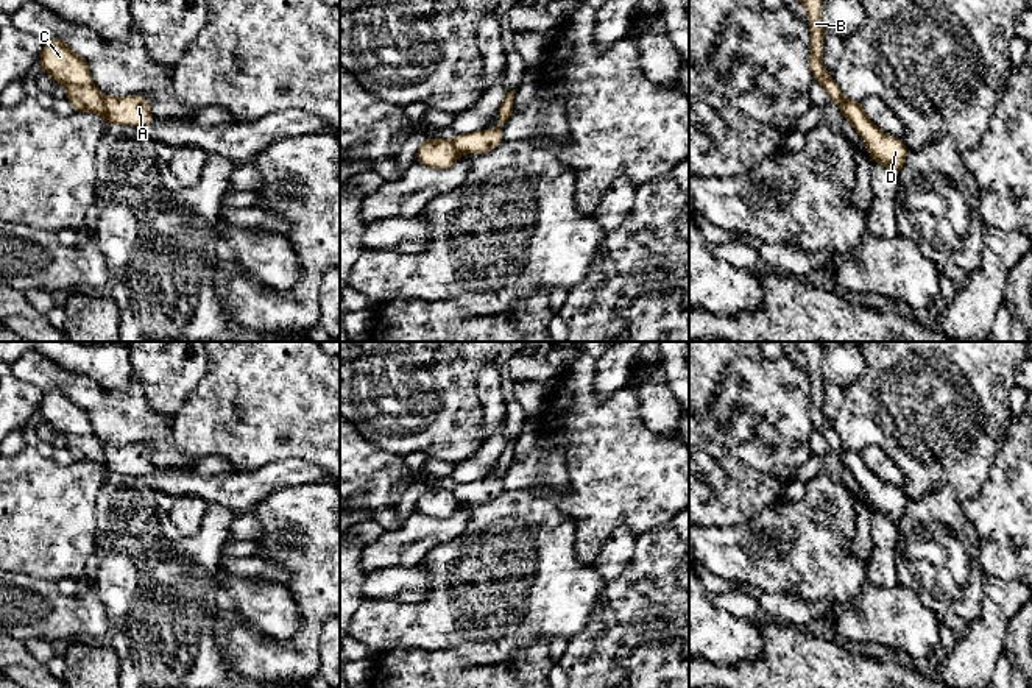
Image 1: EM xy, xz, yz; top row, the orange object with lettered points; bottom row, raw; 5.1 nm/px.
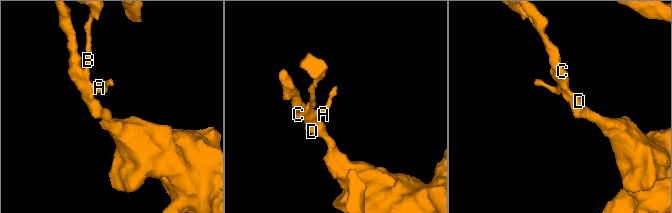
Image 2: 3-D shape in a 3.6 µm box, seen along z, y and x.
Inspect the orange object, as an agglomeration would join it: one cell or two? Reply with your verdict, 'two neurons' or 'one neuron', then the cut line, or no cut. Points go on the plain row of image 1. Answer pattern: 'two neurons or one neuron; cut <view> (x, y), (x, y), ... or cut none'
one neuron; cut none

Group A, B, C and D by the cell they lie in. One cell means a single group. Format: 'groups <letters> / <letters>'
groups A B C D

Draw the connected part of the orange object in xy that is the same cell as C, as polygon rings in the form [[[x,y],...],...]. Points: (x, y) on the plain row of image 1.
[[[61,387],[45,392],[39,413],[56,434],[67,437],[67,449],[75,460],[103,465],[106,474],[143,476],[154,470],[143,445],[101,445],[92,432],[89,410],[73,403]]]

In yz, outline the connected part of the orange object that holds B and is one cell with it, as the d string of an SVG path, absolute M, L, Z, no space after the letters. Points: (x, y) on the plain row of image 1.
M795 342L797 348L804 354L809 367L809 381L812 385L809 417L815 432L826 438L831 451L837 452L842 466L846 468L867 493L873 512L882 513L896 526L906 513L907 498L903 488L882 482L864 462L862 451L845 449L840 437L823 417L823 387L825 379L820 371L822 346L818 342Z

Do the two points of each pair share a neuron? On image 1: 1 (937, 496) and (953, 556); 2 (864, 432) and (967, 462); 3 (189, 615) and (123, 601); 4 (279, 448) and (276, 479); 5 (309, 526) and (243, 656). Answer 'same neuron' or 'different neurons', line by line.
1: same neuron
2: same neuron
3: same neuron
4: different neurons
5: same neuron

